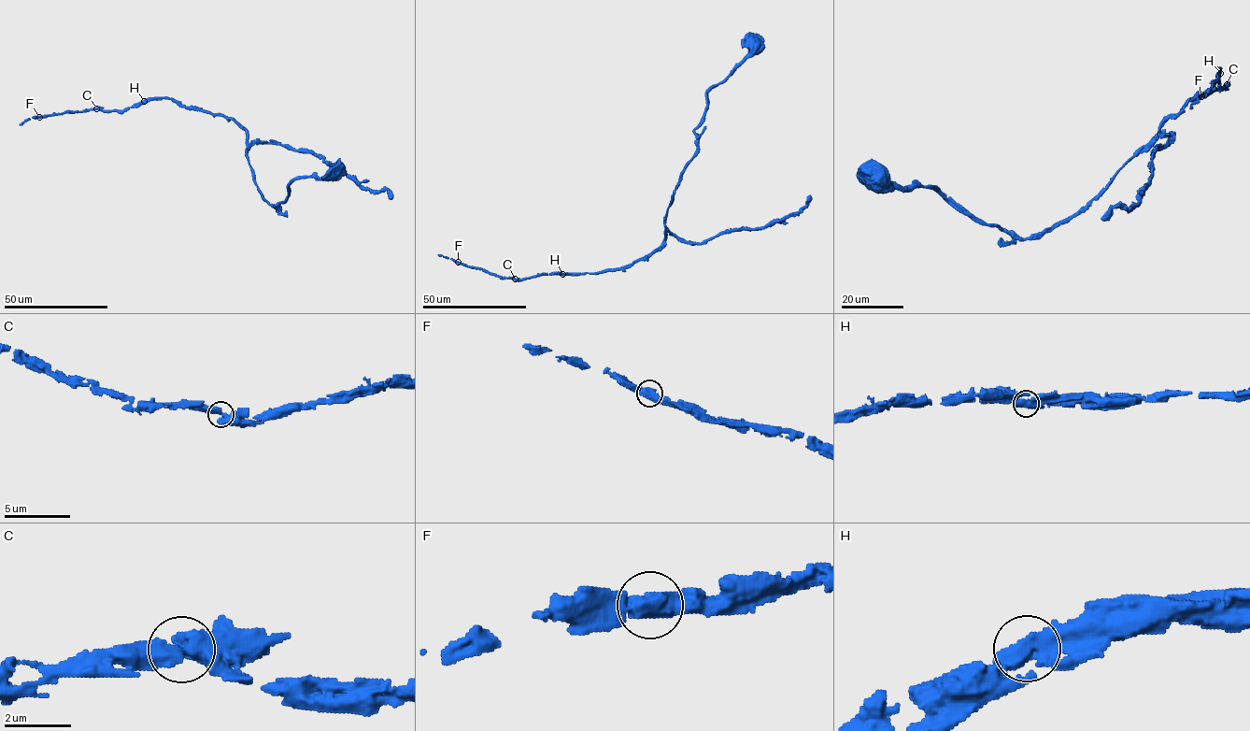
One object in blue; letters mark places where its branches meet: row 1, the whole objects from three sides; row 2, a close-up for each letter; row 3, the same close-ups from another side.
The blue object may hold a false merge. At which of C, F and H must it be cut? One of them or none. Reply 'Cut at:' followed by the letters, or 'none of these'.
Cut at: none of these

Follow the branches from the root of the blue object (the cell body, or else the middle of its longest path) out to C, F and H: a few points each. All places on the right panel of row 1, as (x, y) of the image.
C: (876, 179), (933, 187), (987, 223), (1040, 237), (1082, 211), (1218, 68), (1227, 84)
F: (876, 179), (933, 187), (987, 223), (1040, 237), (1082, 211), (1219, 68), (1227, 87), (1201, 96)
H: (876, 179), (878, 185), (933, 187), (987, 223), (1021, 238), (1040, 237), (1082, 211), (1220, 73)

